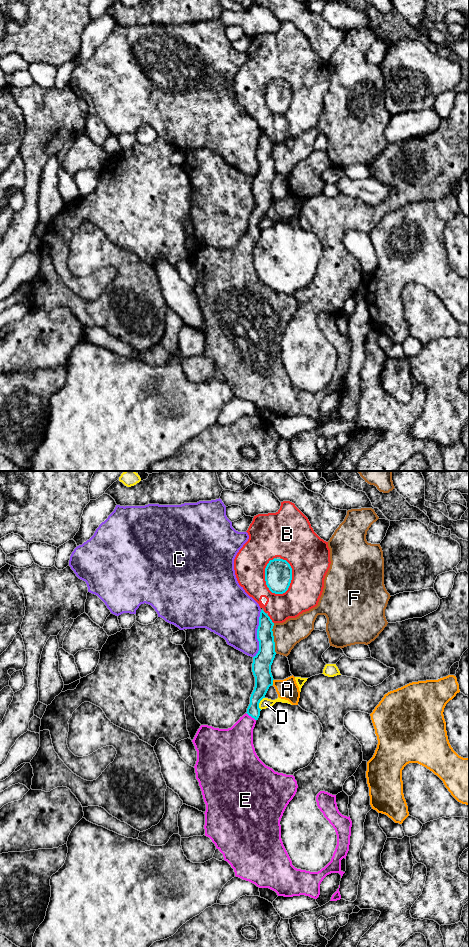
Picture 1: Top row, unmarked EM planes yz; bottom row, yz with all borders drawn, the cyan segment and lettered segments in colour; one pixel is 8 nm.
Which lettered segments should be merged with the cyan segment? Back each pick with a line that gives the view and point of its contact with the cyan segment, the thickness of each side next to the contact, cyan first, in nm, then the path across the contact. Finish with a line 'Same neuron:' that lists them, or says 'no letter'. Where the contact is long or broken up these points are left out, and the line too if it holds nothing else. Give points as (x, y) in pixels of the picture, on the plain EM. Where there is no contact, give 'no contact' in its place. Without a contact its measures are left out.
E: contact yz (251, 236); calibres 110 and 280 nm; way yz (261, 207), (255, 218), (251, 236), (236, 263)
Same neuron: E

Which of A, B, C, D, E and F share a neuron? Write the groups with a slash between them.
A / B / C / D / E / F

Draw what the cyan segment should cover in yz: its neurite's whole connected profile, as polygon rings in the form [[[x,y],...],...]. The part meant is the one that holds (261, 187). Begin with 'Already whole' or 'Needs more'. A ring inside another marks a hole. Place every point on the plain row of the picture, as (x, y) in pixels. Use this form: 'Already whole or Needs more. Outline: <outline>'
Needs more. Outline: [[[261,130],[259,146],[257,149],[257,159],[259,161],[259,171],[253,177],[252,192],[255,197],[255,207],[250,217],[250,224],[247,232],[228,249],[214,248],[208,245],[201,245],[194,259],[192,260],[197,271],[197,281],[194,286],[196,299],[202,311],[203,319],[206,324],[205,331],[205,356],[209,357],[216,368],[223,374],[234,389],[235,396],[255,404],[259,408],[269,408],[277,413],[278,416],[293,417],[305,415],[317,419],[320,415],[320,404],[323,399],[331,393],[339,393],[341,398],[345,392],[341,390],[341,380],[346,379],[349,371],[352,341],[350,336],[342,335],[337,327],[336,315],[325,311],[320,311],[316,316],[317,326],[324,337],[335,349],[337,355],[337,365],[331,381],[320,391],[310,392],[297,389],[292,385],[292,381],[283,365],[281,359],[280,341],[283,333],[297,312],[297,301],[293,295],[286,295],[275,292],[266,286],[257,276],[253,265],[253,249],[260,236],[260,221],[270,206],[273,205],[271,185],[275,178],[275,162],[273,156],[274,143],[270,137]]]

